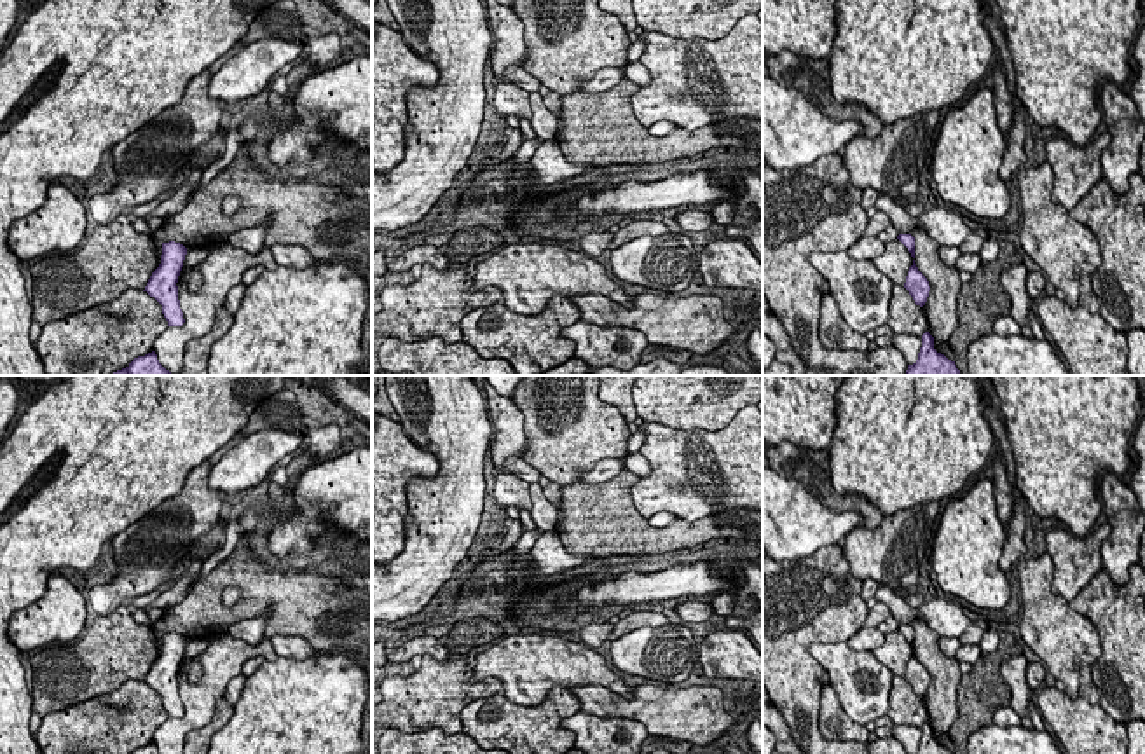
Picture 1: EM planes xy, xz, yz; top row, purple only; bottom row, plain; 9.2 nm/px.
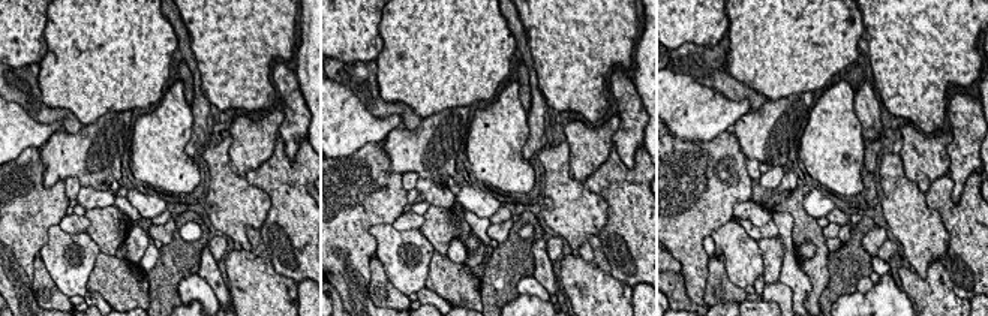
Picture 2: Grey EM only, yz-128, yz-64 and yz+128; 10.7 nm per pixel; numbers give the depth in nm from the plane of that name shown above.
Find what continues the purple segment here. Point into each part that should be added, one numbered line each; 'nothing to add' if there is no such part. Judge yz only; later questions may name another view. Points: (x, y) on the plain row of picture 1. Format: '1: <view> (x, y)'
nothing to add

